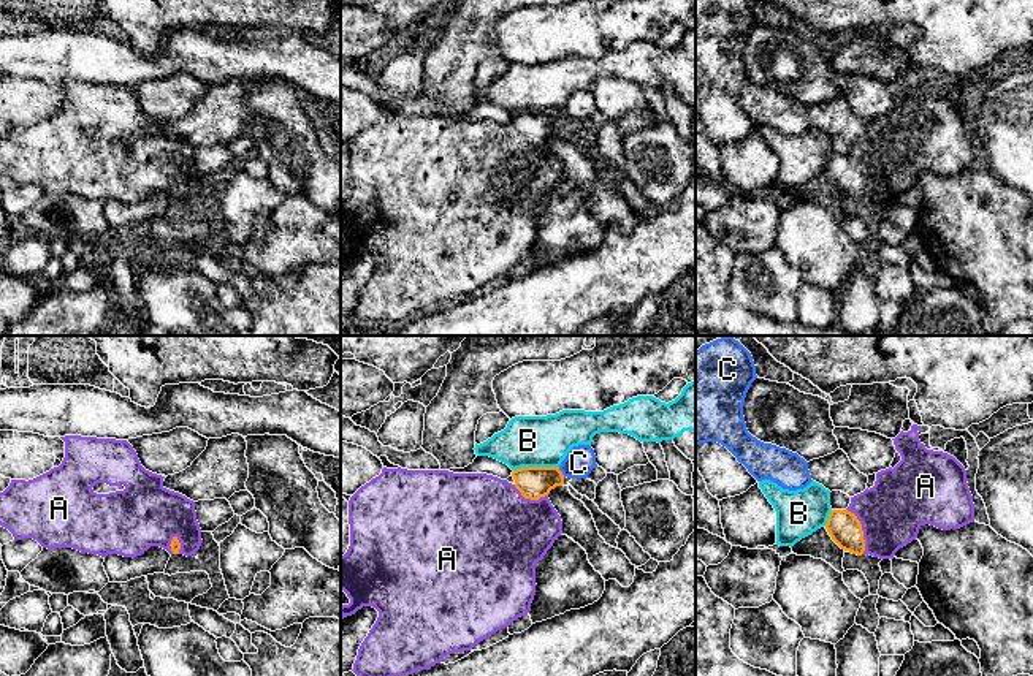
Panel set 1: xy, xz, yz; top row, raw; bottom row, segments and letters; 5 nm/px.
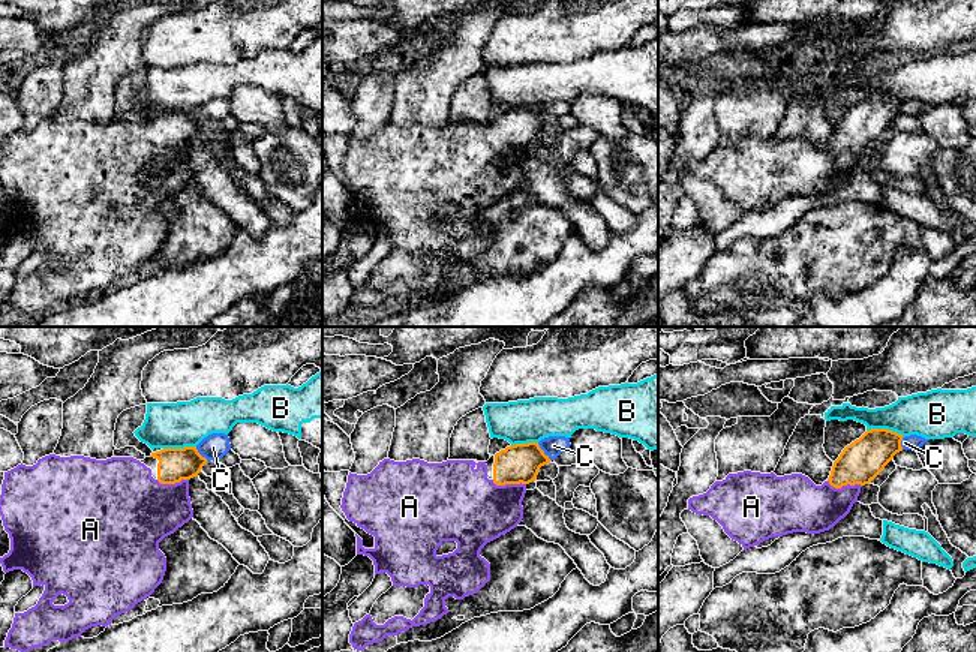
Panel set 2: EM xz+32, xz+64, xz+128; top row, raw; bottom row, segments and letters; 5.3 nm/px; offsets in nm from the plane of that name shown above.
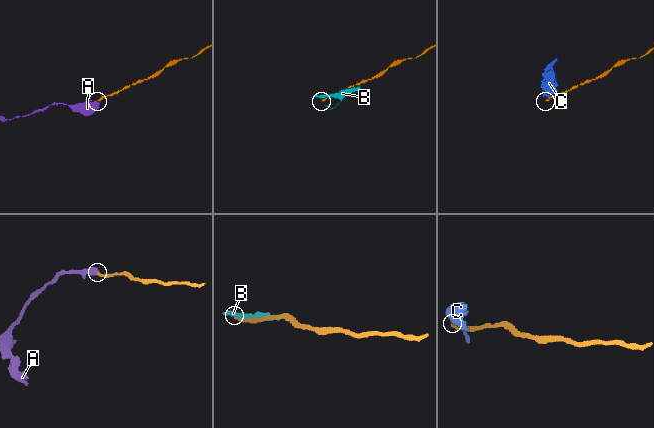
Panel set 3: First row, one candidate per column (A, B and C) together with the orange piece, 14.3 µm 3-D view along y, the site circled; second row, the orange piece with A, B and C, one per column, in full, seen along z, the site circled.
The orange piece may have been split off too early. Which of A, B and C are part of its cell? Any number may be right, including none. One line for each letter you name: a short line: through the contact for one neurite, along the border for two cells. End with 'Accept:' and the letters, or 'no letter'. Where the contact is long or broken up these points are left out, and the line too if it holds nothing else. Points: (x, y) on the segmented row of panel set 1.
A: Line: yz (843, 526), (862, 531), (891, 513)
Accept: A

